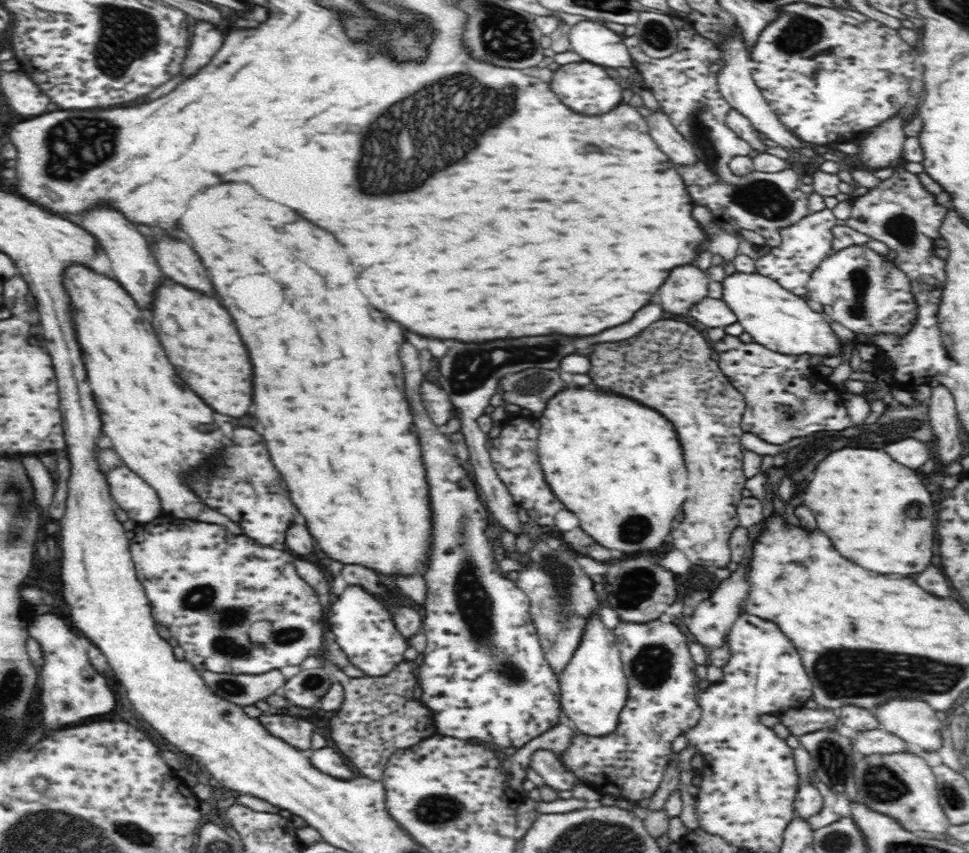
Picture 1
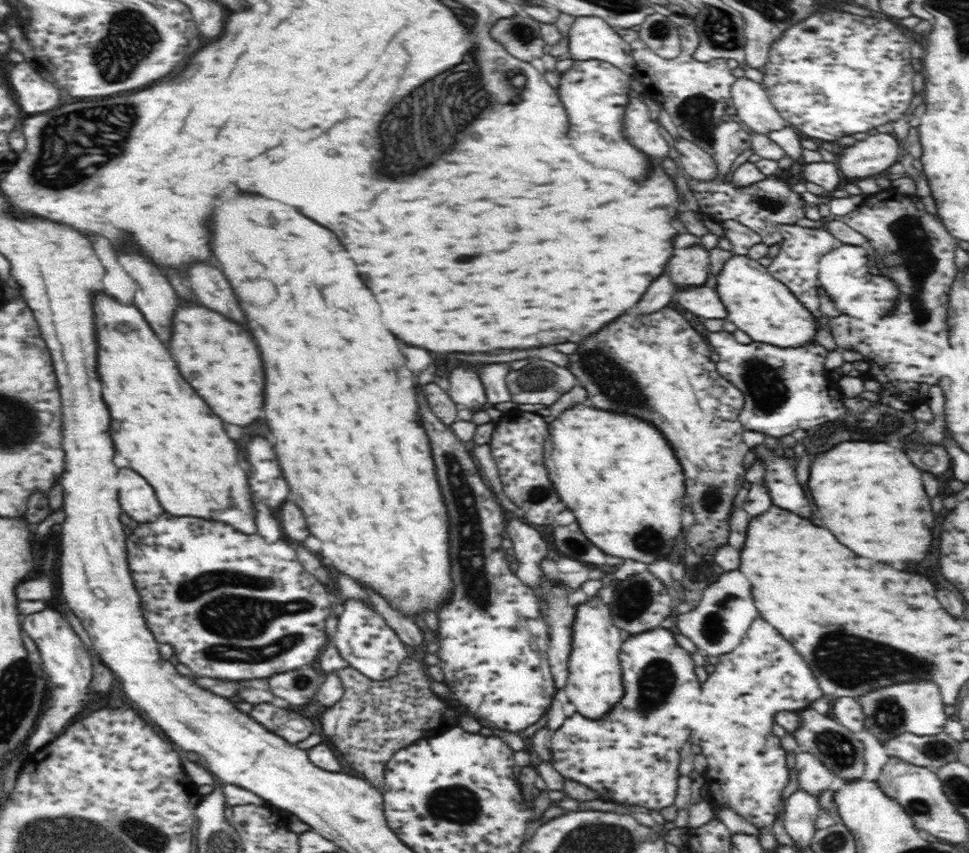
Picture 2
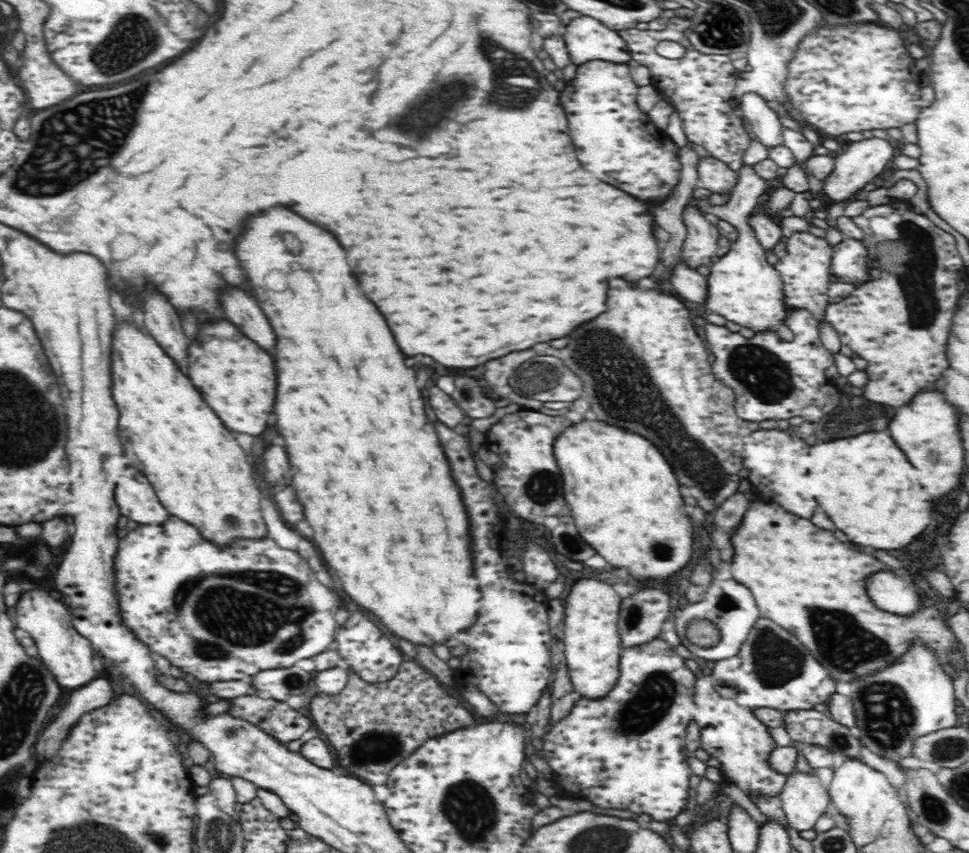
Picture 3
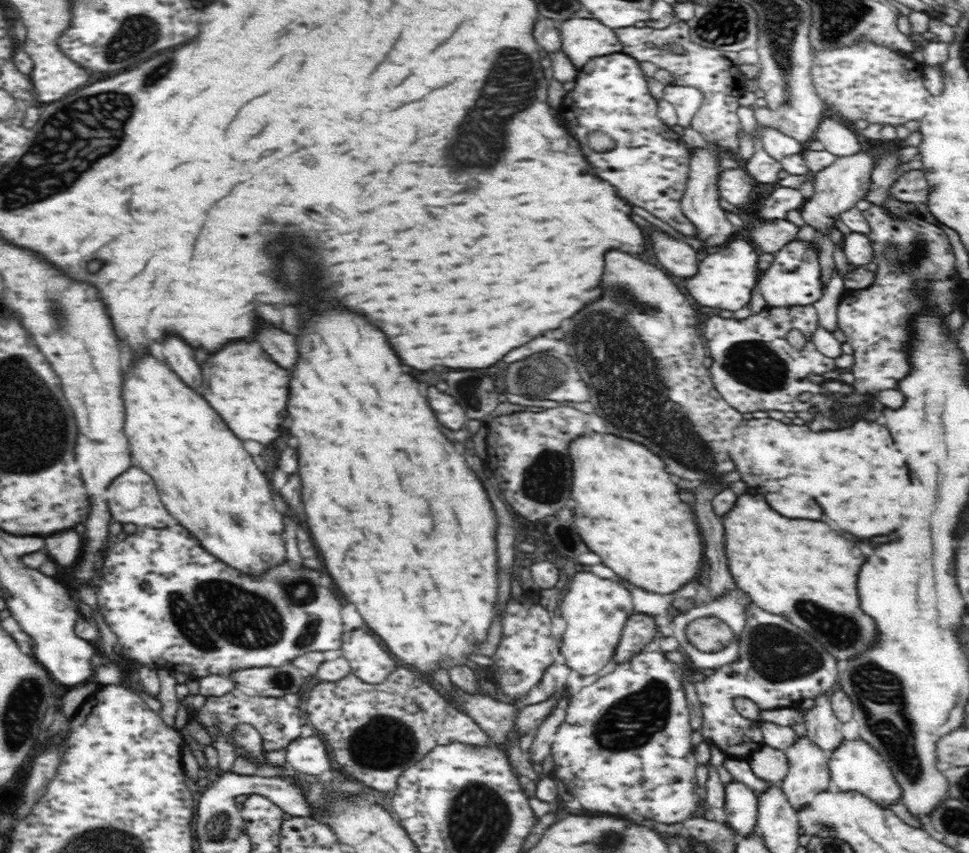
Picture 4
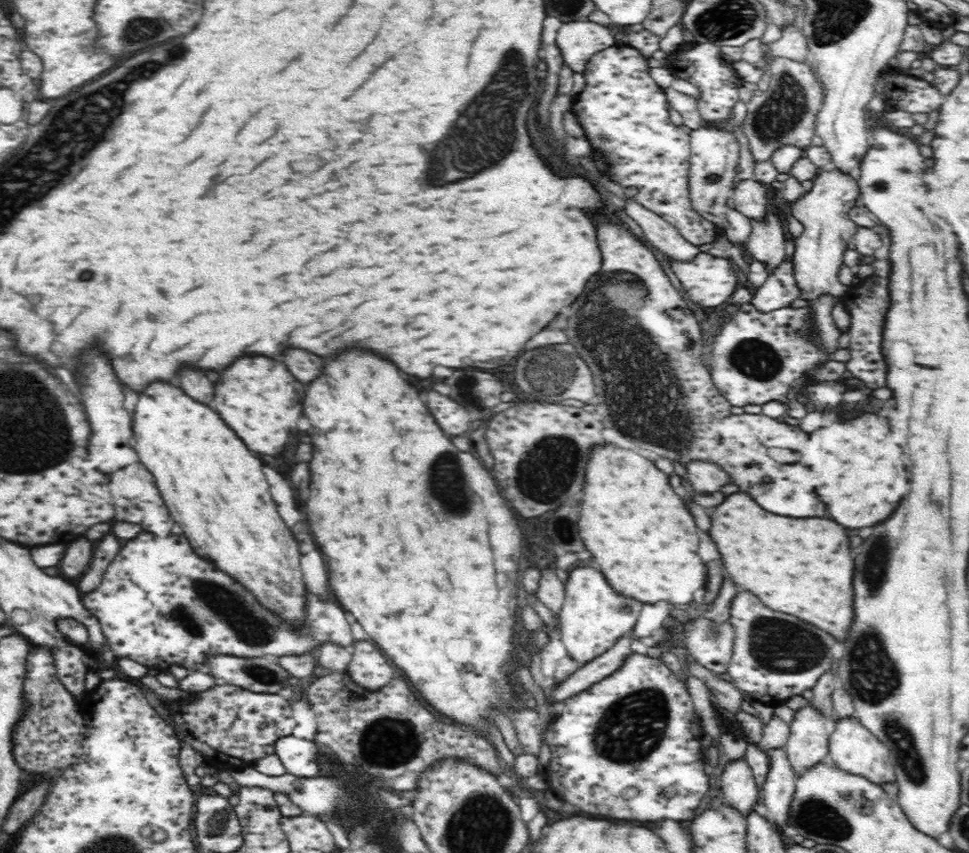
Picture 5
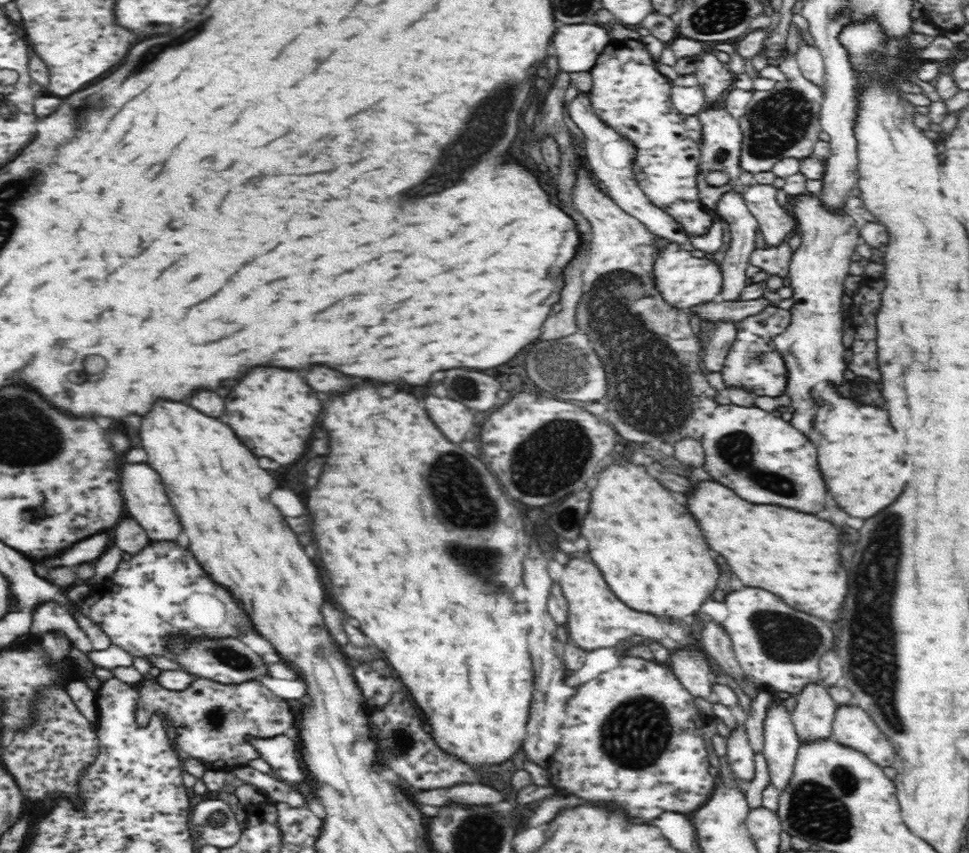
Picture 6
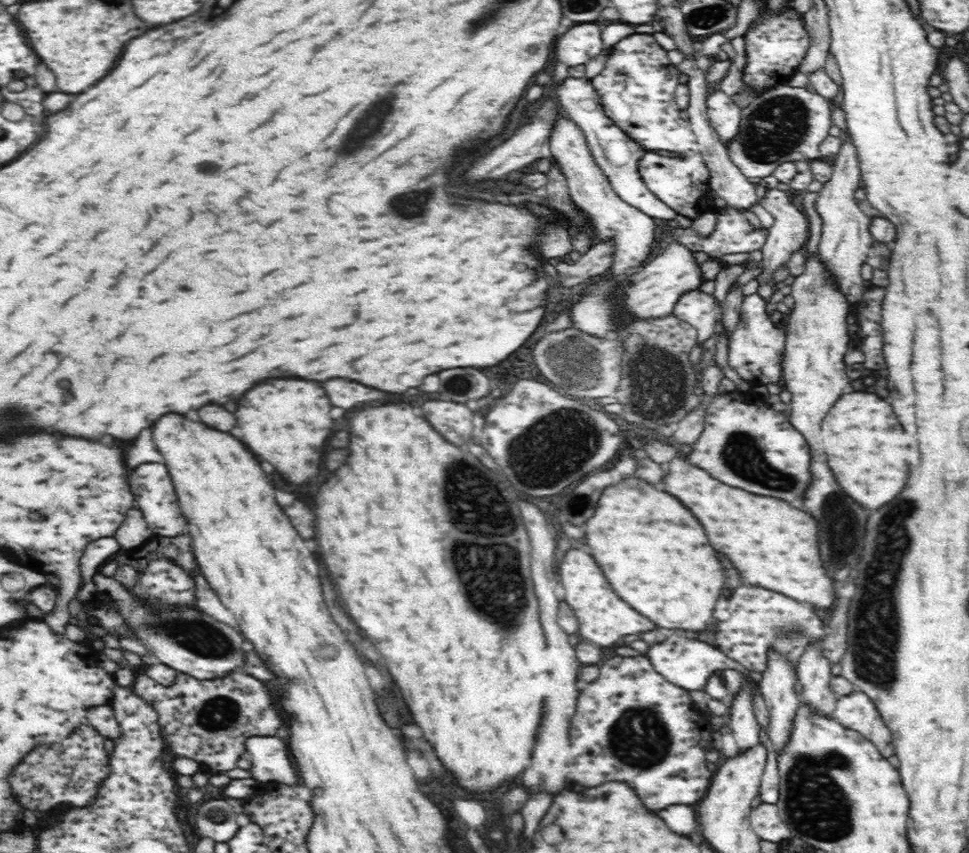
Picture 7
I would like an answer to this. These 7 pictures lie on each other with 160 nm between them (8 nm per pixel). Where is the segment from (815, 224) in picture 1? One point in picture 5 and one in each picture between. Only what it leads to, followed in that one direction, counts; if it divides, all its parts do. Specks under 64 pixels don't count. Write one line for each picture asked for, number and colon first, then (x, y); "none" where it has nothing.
2: (795, 262)
3: (804, 264)
4: (793, 278)
5: (780, 289)

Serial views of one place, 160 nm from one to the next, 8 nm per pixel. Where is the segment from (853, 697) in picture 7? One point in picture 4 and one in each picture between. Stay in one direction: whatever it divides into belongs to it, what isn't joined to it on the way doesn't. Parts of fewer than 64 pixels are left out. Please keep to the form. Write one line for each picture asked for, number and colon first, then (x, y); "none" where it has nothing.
4: (854, 765)
5: (852, 747)
6: (853, 727)

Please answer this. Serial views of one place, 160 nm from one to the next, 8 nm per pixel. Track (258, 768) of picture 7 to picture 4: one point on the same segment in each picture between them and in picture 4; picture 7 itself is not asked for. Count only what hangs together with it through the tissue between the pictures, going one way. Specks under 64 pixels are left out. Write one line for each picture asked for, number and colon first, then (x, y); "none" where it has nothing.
4: (308, 755)
5: (300, 757)
6: (280, 752)

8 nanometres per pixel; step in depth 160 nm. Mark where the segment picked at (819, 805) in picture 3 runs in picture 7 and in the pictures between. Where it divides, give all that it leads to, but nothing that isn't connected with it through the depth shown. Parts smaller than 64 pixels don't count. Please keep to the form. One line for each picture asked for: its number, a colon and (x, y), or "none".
4: (808, 768)
5: (808, 742)
6: (813, 715)
7: (813, 669)

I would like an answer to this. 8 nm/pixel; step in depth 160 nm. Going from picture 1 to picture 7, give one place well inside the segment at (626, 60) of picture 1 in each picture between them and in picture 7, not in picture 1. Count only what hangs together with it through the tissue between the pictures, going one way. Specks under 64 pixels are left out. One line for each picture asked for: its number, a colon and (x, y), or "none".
2: (592, 38)
3: (586, 39)
4: (582, 38)
5: (578, 41)
6: (577, 47)
7: (579, 44)

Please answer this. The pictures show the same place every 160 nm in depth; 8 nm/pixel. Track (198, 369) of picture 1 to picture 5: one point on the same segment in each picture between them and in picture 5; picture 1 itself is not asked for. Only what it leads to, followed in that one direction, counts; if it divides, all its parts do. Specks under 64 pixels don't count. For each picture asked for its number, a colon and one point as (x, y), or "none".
2: (219, 358)
3: (235, 376)
4: (249, 391)
5: (257, 397)

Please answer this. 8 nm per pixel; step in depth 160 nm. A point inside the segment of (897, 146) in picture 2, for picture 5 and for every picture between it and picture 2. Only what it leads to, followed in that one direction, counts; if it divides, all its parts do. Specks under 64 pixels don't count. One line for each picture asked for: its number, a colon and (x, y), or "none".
3: (864, 161)
4: (837, 188)
5: (819, 251)

